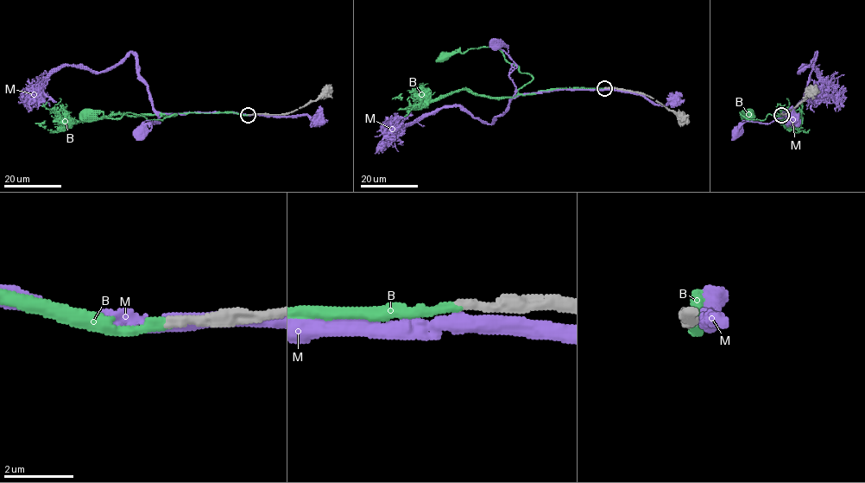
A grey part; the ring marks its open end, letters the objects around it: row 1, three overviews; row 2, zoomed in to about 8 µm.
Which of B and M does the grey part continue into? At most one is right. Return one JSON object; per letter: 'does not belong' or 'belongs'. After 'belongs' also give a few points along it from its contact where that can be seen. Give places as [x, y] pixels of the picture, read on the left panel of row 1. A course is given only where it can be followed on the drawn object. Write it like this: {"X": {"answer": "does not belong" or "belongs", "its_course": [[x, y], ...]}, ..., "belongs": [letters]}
{"B": {"answer": "belongs", "its_course": [[249, 115], [183, 112], [163, 114], [175, 114], [162, 120], [125, 112], [115, 118], [88, 116]]}, "M": {"answer": "does not belong"}, "belongs": ["B"]}

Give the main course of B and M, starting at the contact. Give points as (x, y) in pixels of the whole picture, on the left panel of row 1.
B: (249, 115), (183, 112), (163, 114), (175, 114), (162, 120), (125, 112), (115, 118), (88, 116)
M: (249, 115), (158, 113), (159, 117), (153, 123), (157, 122), (148, 120), (142, 123), (141, 132)

